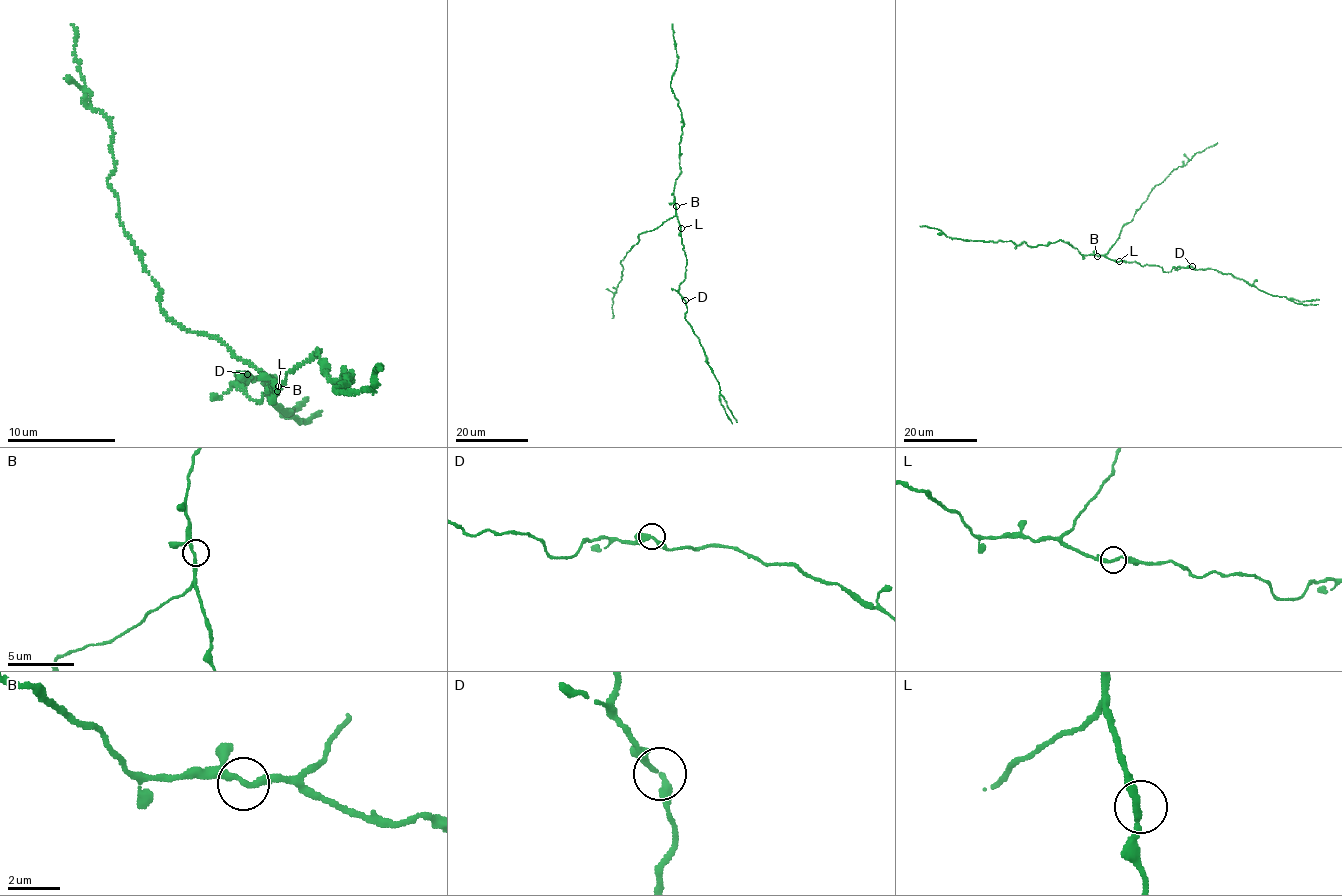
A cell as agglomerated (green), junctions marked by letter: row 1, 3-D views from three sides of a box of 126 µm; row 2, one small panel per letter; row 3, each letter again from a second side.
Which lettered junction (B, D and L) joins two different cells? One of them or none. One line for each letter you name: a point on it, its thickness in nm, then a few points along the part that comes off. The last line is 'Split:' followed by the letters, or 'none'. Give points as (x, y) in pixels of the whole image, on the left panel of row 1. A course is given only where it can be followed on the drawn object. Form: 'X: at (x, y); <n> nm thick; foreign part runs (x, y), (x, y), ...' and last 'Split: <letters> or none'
Split: none

